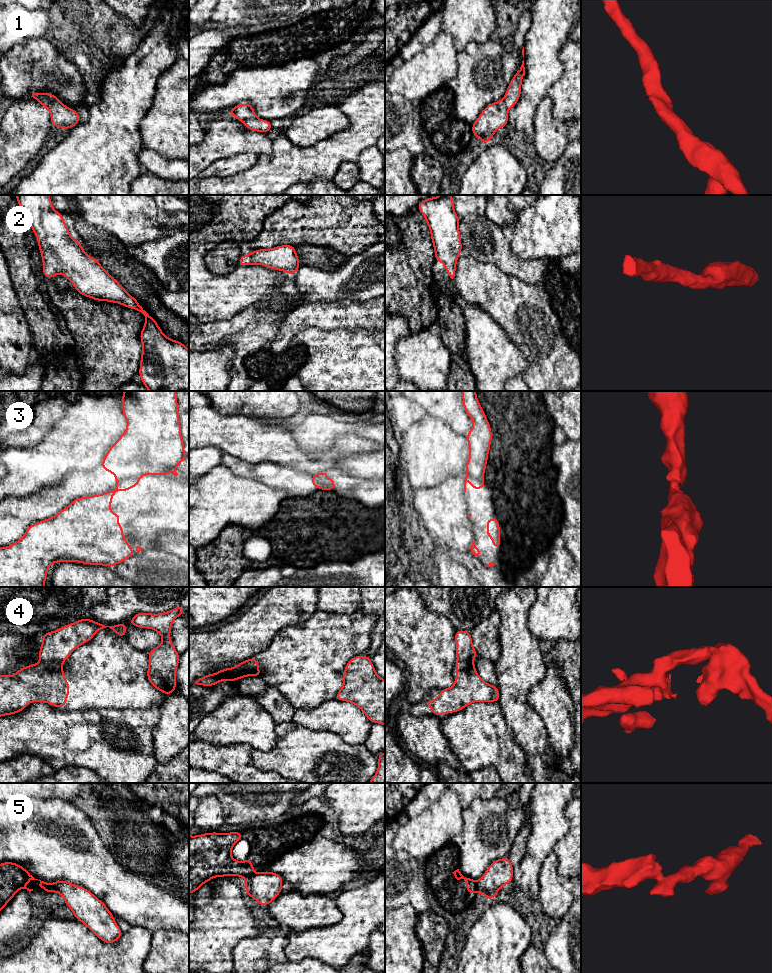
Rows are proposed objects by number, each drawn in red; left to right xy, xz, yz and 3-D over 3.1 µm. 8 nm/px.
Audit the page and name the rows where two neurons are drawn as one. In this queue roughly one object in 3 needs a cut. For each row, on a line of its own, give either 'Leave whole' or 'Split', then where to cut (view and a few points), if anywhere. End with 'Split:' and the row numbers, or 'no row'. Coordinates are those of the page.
1: Leave whole. No split
2: Leave whole. No split
3: Split. Split along xy (140, 476), (125, 478), (119, 482)
4: Split. Split along xy (40, 660), (62, 662)
5: Split. Split along yz (476, 882), (478, 891)
Split: 3, 4, 5

